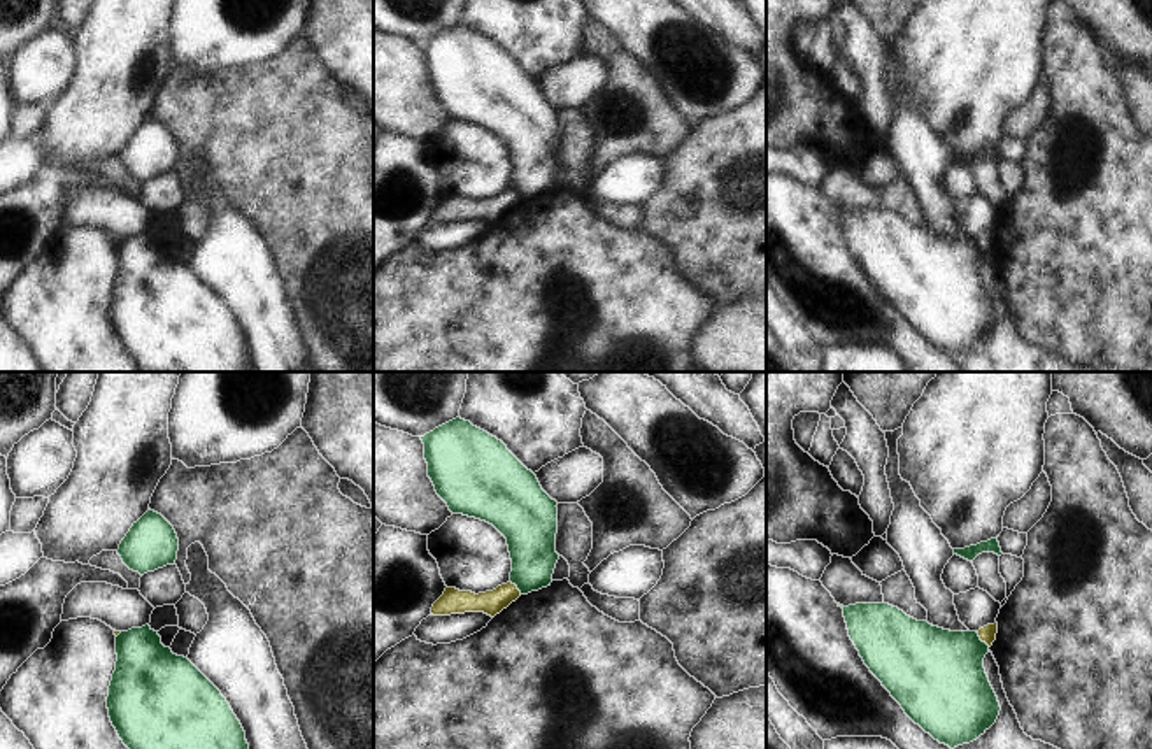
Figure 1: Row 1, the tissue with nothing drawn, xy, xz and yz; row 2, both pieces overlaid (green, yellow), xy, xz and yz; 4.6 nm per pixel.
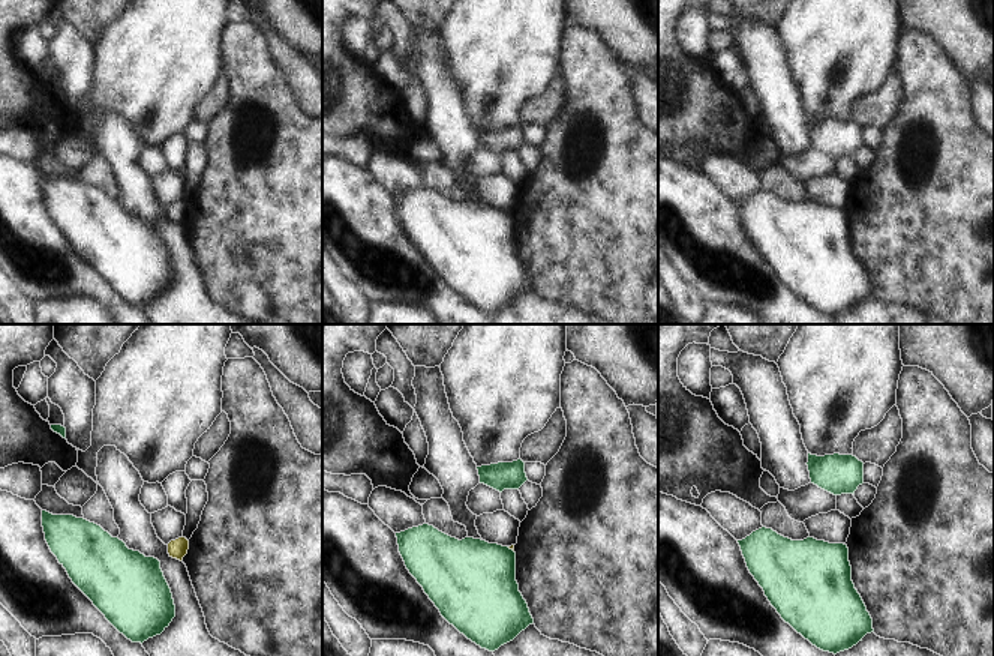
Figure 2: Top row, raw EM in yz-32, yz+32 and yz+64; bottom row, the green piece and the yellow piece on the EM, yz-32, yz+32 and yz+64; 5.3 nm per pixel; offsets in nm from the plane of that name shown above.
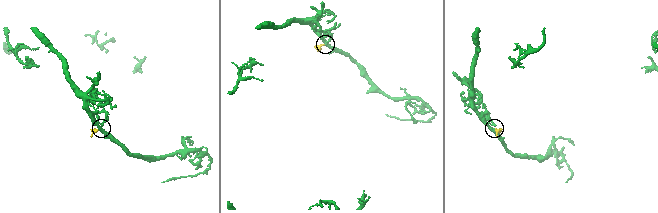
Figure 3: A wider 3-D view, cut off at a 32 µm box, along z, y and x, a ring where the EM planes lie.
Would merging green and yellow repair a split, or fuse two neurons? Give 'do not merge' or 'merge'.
do not merge

